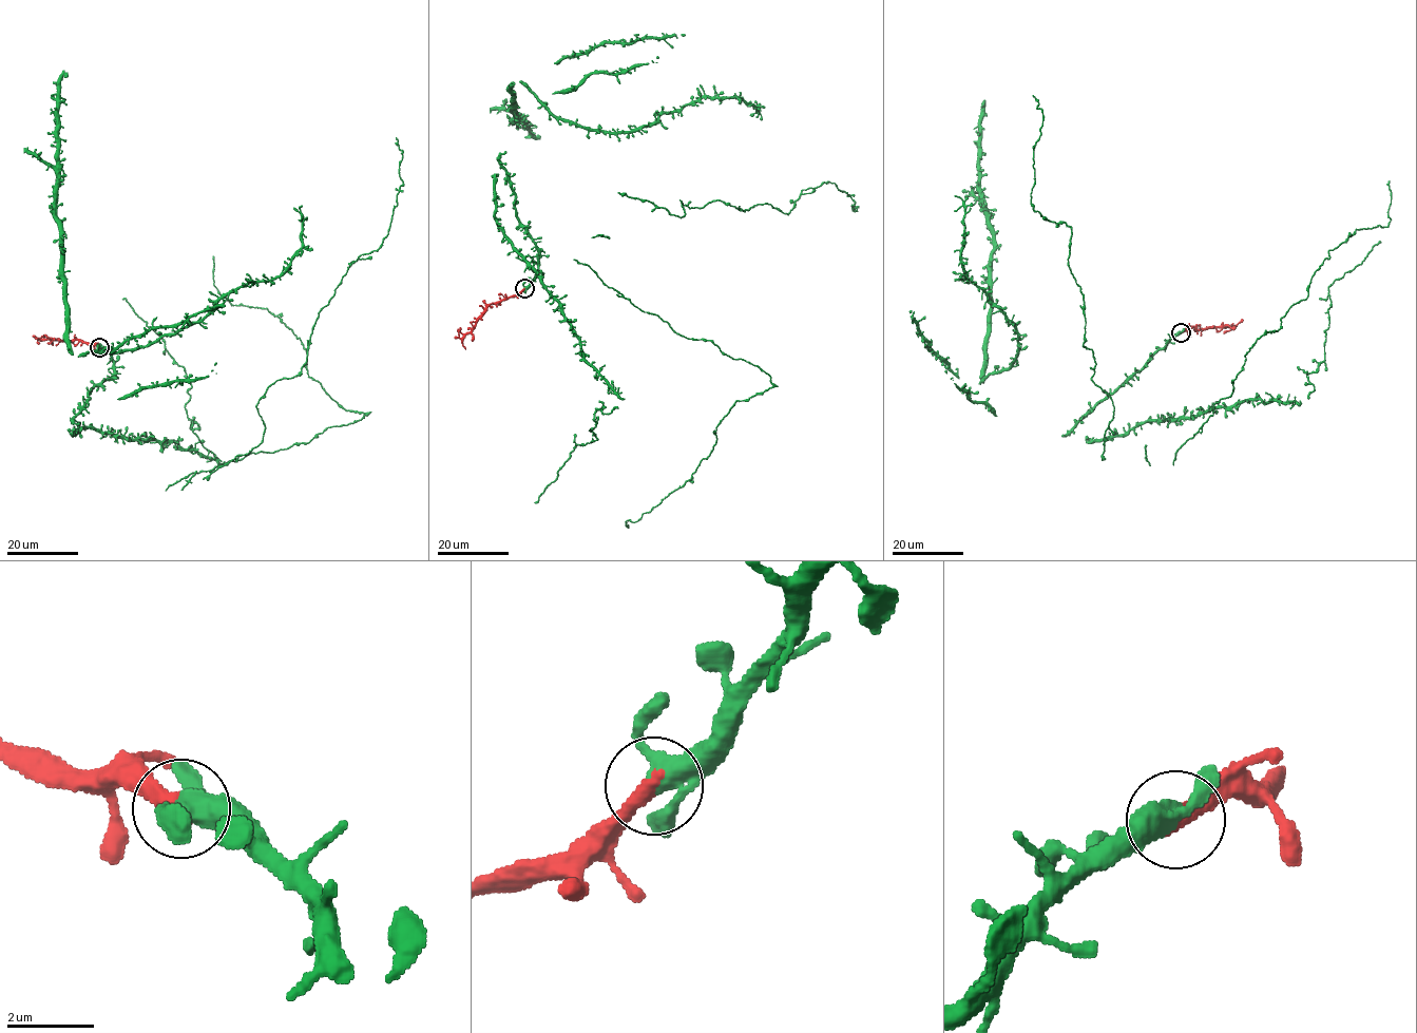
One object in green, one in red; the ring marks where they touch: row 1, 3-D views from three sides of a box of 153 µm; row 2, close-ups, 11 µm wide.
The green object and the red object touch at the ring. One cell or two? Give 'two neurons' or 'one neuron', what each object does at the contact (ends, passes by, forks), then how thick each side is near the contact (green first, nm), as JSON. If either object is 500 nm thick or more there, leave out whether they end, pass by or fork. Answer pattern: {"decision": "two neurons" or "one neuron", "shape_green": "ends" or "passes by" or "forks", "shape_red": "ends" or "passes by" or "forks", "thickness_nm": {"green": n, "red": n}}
{"decision": "one neuron", "shape_green": "forks", "shape_red": "ends", "thickness_nm": {"green": 360, "red": 380}}

